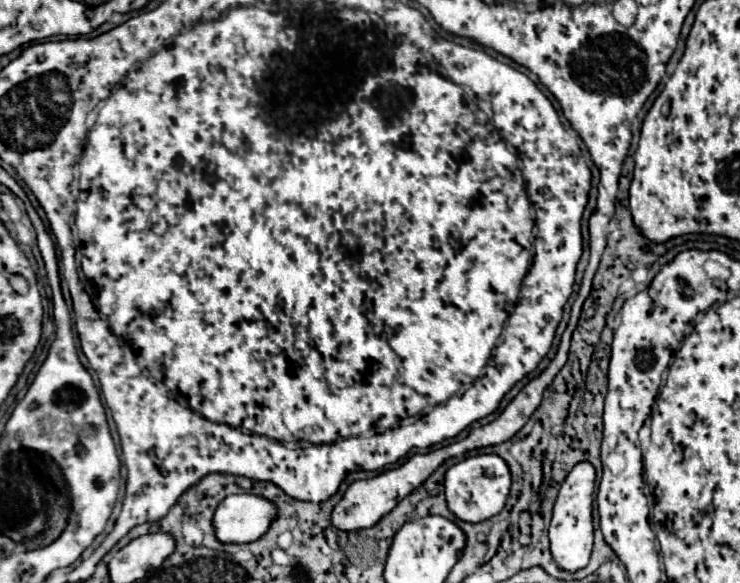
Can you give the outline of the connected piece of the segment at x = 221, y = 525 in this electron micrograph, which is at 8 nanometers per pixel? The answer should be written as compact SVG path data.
M233 494L217 506L211 524L221 544L247 544L261 538L273 518L271 502L255 494Z

